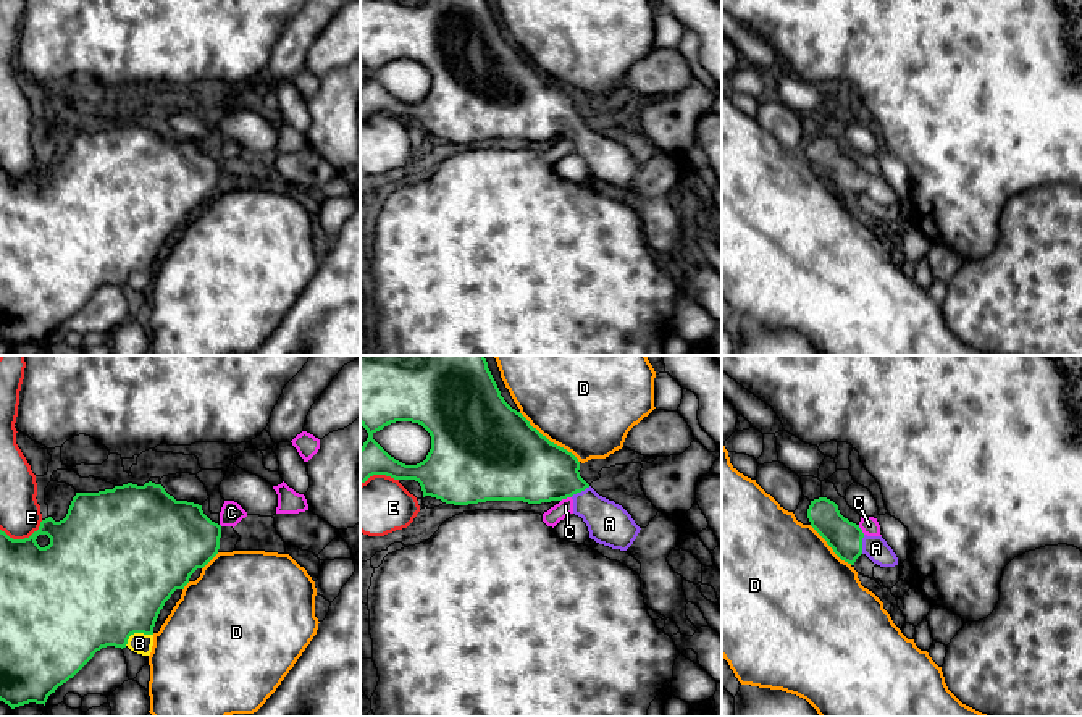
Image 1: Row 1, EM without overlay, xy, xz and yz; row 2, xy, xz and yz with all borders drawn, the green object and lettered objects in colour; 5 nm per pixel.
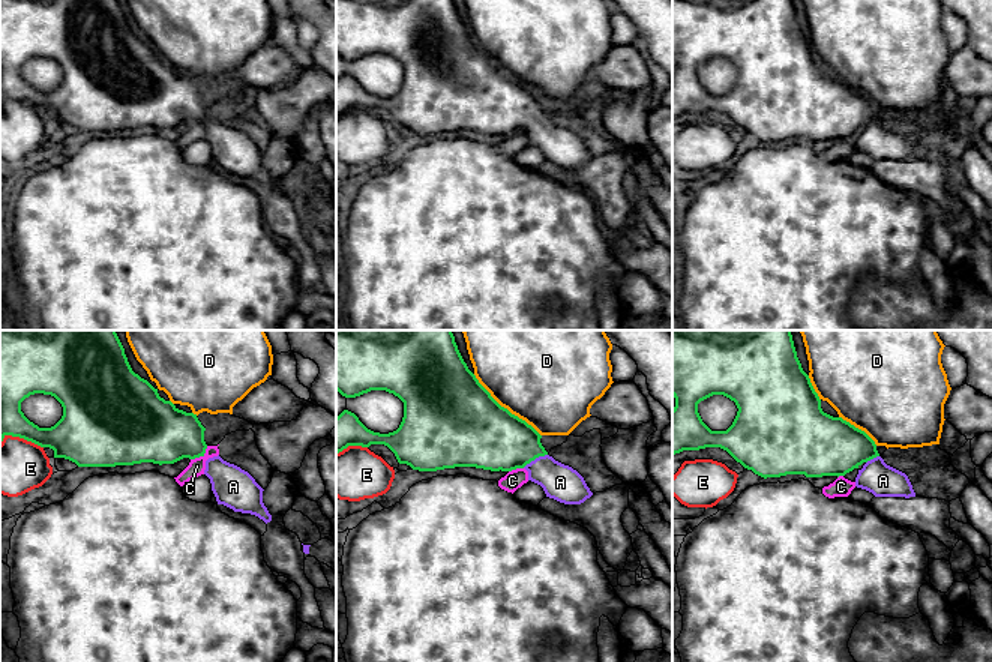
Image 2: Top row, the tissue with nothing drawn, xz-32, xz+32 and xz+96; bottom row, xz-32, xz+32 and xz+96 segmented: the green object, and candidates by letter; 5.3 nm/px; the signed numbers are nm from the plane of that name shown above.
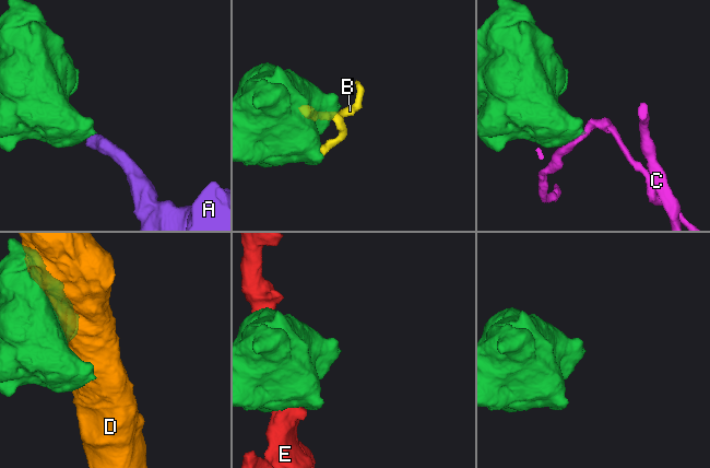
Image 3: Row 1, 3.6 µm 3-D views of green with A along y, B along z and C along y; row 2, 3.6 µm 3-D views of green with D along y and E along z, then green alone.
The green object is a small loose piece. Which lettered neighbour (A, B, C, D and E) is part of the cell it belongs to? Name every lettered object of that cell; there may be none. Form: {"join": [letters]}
{"join": ["A"]}

